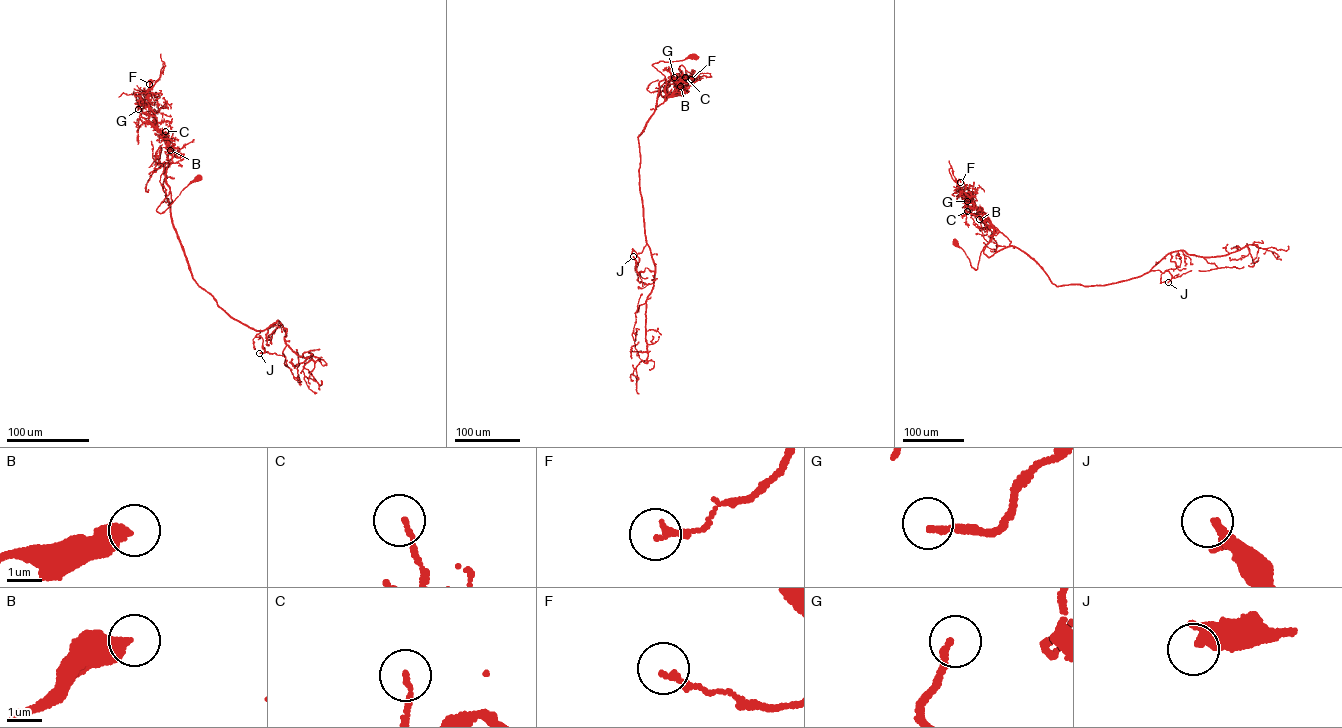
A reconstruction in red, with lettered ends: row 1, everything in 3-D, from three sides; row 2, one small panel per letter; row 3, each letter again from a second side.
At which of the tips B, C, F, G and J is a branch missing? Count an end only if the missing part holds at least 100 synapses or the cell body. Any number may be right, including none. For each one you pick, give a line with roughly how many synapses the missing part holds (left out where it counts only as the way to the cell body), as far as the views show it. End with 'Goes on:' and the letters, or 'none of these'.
Goes on: none of these

